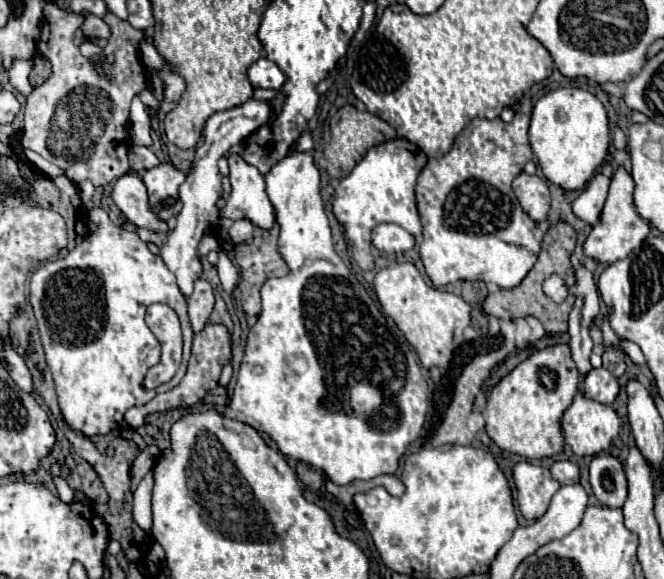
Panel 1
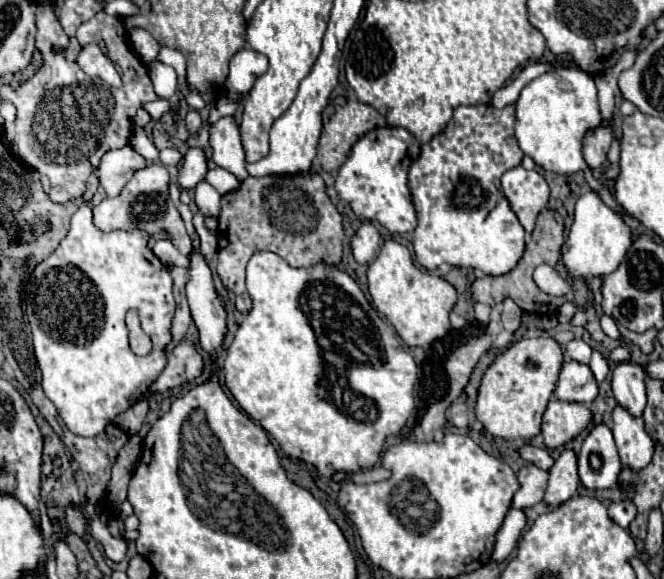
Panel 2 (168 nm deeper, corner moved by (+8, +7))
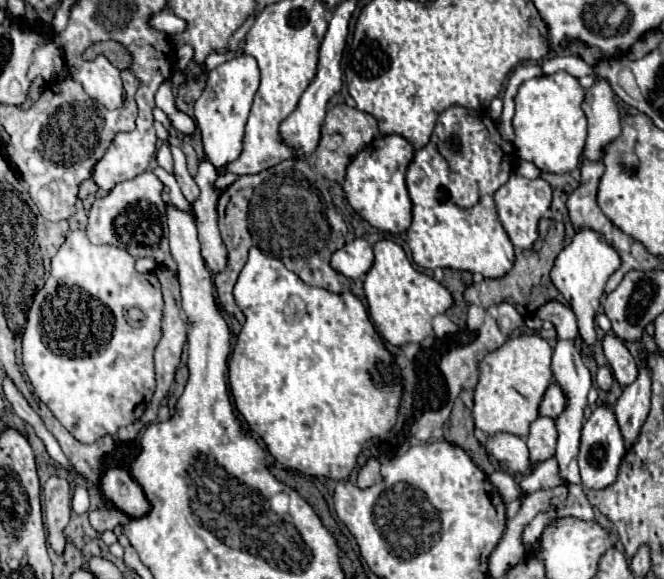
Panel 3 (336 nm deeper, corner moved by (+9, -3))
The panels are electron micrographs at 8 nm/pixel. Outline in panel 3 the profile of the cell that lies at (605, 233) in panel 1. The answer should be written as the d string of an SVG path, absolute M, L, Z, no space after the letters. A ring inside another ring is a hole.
M592 228L576 230L568 248L564 248L554 262L552 282L560 290L560 294L570 302L570 306L578 318L578 330L584 340L586 354L592 354L592 342L596 338L594 316L596 316L596 308L600 304L600 298L604 294L604 286L606 286L608 278L620 266L622 266L622 260L618 256L618 250L602 236L602 232L594 232Z

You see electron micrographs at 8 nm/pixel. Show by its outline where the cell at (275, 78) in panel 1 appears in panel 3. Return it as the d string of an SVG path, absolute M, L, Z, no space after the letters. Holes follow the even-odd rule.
M242 54L240 58L228 60L218 68L208 72L206 88L202 96L194 102L194 114L198 128L202 132L202 148L206 158L214 164L218 174L226 174L226 164L234 162L242 152L244 124L252 106L252 98L260 84L258 64L252 56Z

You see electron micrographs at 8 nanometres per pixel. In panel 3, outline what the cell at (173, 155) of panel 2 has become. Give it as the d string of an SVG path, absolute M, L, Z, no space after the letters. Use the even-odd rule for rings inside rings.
M170 146L170 150L172 150L172 156L174 156L174 176L176 176L176 180L178 180L180 188L182 188L182 194L192 204L196 200L196 196L199 196L199 187L189 171L186 170L184 152L178 146Z

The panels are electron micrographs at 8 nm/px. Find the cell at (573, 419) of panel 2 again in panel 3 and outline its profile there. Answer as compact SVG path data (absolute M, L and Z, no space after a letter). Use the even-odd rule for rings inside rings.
M542 416L542 418L534 420L530 426L530 434L526 438L532 464L548 460L550 456L554 456L556 440L558 440L558 430L554 428L554 418Z

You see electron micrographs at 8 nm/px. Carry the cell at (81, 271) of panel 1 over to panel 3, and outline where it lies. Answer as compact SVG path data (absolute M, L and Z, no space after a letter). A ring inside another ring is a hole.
M72 230L52 258L50 274L28 310L28 324L22 336L28 380L56 420L84 444L92 444L106 434L116 436L120 426L128 426L144 414L154 394L152 354L162 338L164 298L156 274L140 274L134 264L136 260L124 248L96 246L88 240L84 230ZM130 308L140 308L144 312L144 320L138 328L130 326L126 320Z

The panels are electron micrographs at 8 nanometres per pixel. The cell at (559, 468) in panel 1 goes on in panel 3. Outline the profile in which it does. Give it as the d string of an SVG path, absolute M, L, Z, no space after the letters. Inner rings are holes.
M494 434L488 444L486 450L510 472L510 474L526 474L532 464L530 464L530 452L526 448L526 442L518 436L512 434Z

